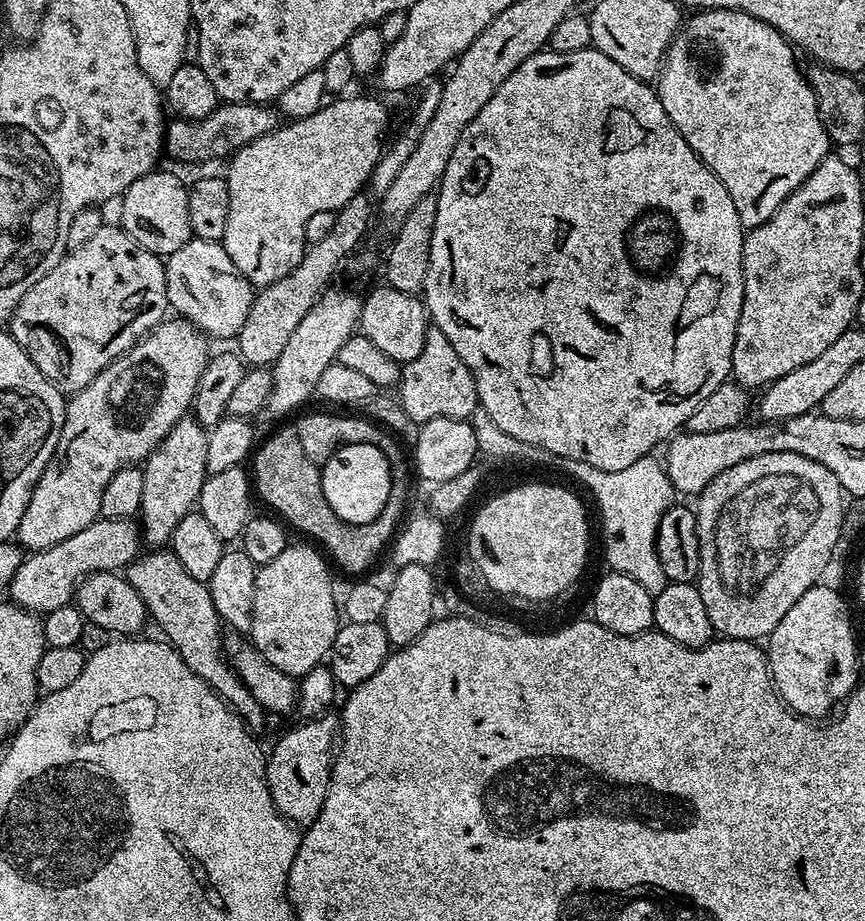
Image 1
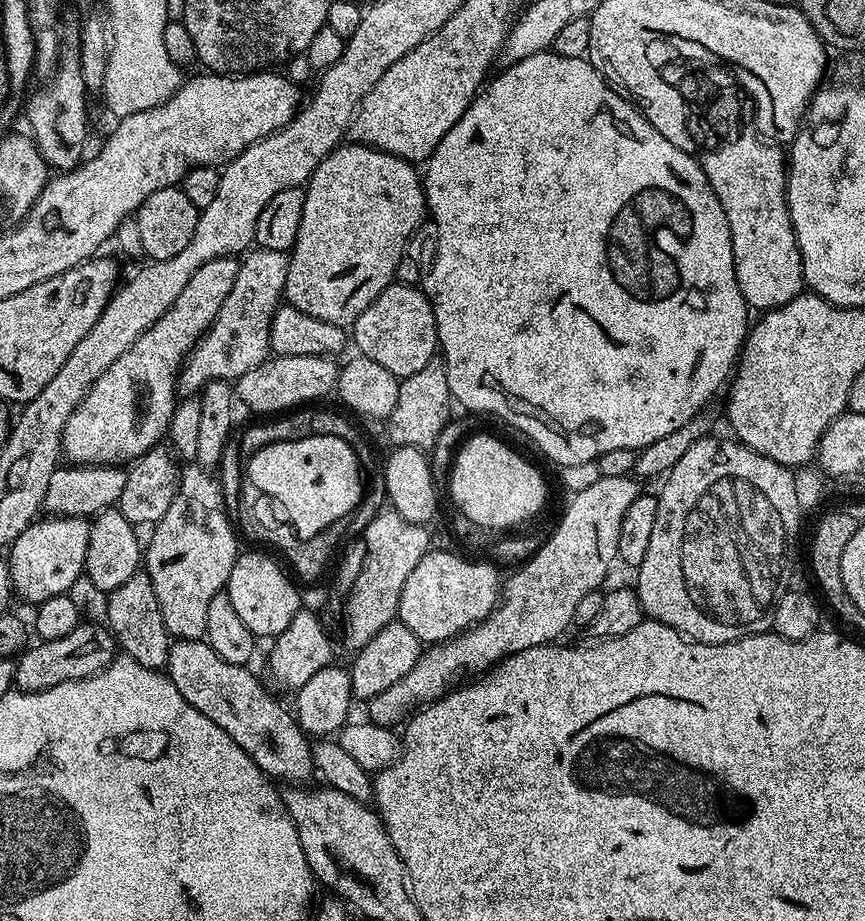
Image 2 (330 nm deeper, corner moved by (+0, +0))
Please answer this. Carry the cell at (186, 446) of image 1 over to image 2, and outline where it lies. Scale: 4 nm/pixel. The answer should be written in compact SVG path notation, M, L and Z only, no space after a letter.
M141 570L134 573L122 586L108 595L108 619L106 627L112 633L119 651L134 658L147 668L163 669L168 662L170 637L162 622L162 610L158 610L158 598L154 598L154 586L148 573Z

